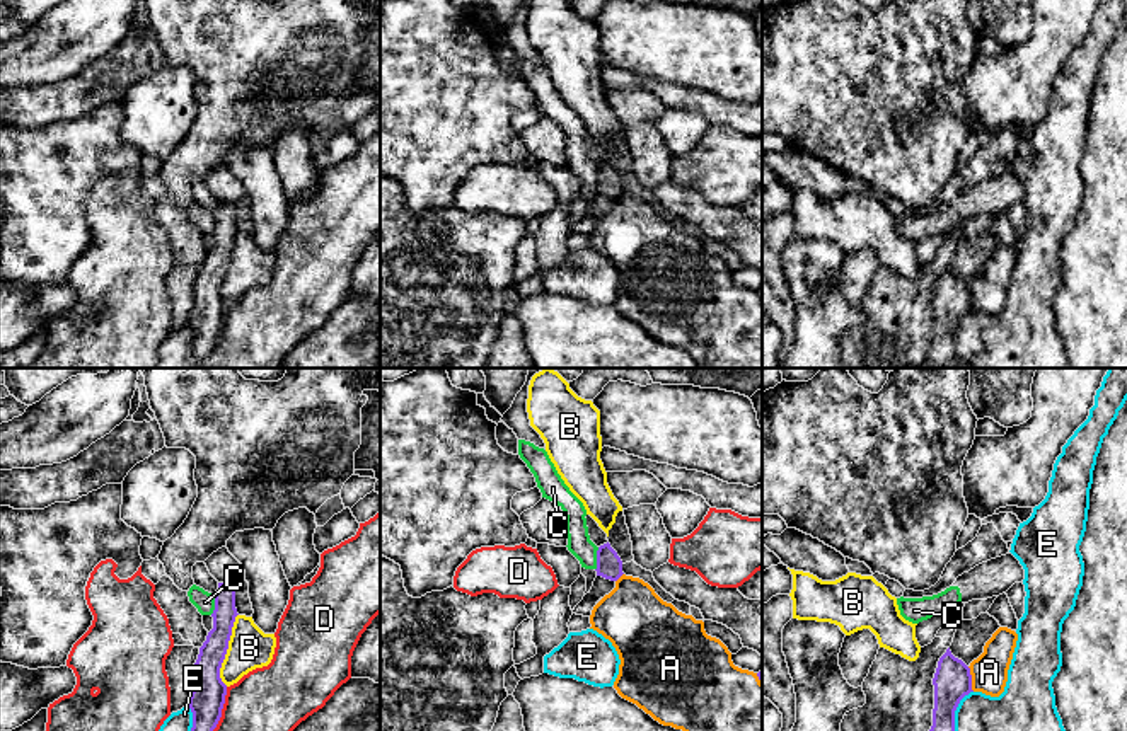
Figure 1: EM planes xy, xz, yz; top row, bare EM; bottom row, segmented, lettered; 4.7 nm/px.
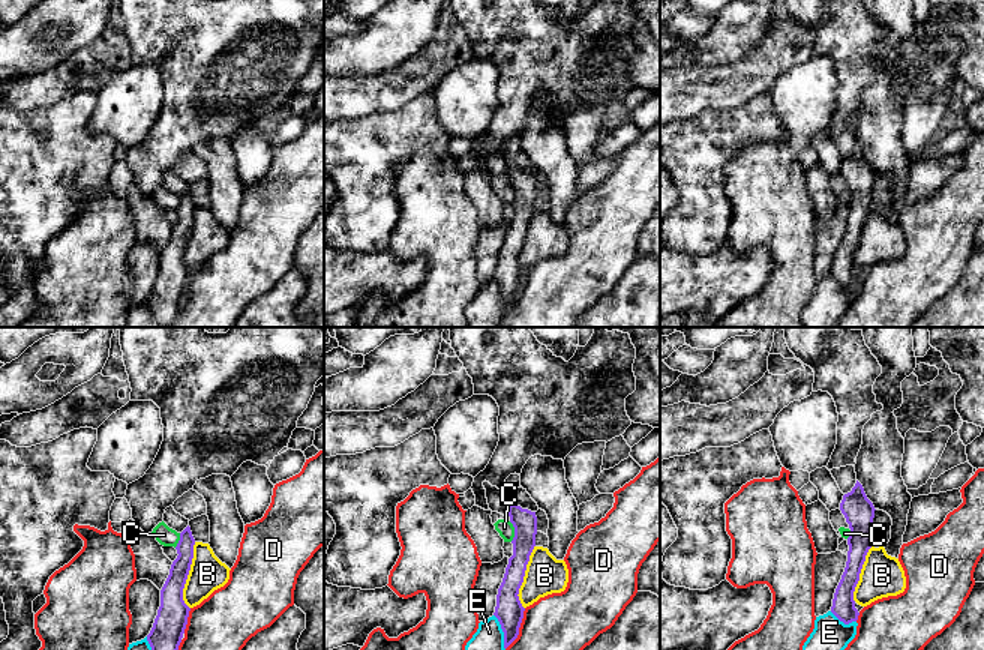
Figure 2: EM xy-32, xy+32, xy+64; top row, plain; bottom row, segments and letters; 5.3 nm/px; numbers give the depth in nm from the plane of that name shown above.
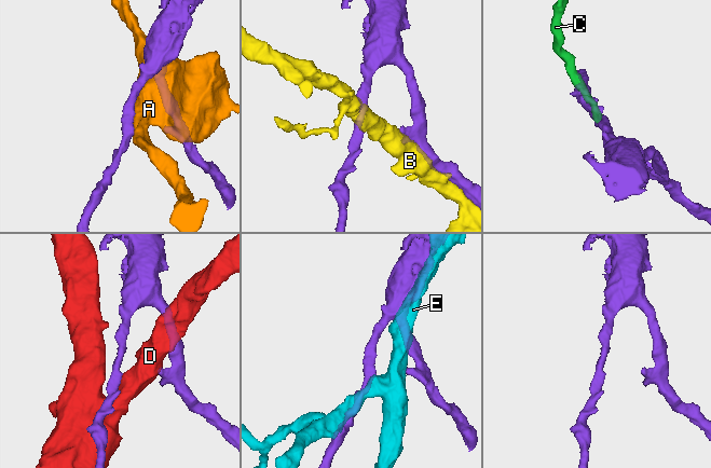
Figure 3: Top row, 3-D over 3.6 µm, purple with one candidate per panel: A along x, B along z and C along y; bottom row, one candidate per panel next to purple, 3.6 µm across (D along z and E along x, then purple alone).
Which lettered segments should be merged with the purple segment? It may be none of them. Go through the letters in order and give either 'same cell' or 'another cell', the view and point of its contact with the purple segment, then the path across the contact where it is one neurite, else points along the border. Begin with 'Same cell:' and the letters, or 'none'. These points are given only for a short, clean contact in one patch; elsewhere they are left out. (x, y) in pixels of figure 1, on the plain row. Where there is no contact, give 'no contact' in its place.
Same cell: none
A: another cell; contact yz (970, 297)
B: another cell; contact xy (227, 266)
C: another cell; contact xz (597, 178); border xz (599, 166), (595, 188)
D: another cell; contact xy (220, 334)
E: another cell; contact yz (953, 333)

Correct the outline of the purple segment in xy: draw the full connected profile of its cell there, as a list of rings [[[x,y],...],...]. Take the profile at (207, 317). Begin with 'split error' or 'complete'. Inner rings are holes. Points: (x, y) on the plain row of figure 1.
complete; [[[218,201],[215,211],[213,247],[199,266],[194,281],[194,303],[189,315],[193,331],[193,356],[201,363],[217,346],[225,322],[227,303],[220,296],[220,286],[225,278],[232,245],[237,235],[235,204]]]

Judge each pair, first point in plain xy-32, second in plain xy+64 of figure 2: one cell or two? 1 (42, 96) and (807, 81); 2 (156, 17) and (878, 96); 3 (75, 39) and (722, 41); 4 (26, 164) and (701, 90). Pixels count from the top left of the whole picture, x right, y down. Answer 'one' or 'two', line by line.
1: two
2: two
3: one
4: two

